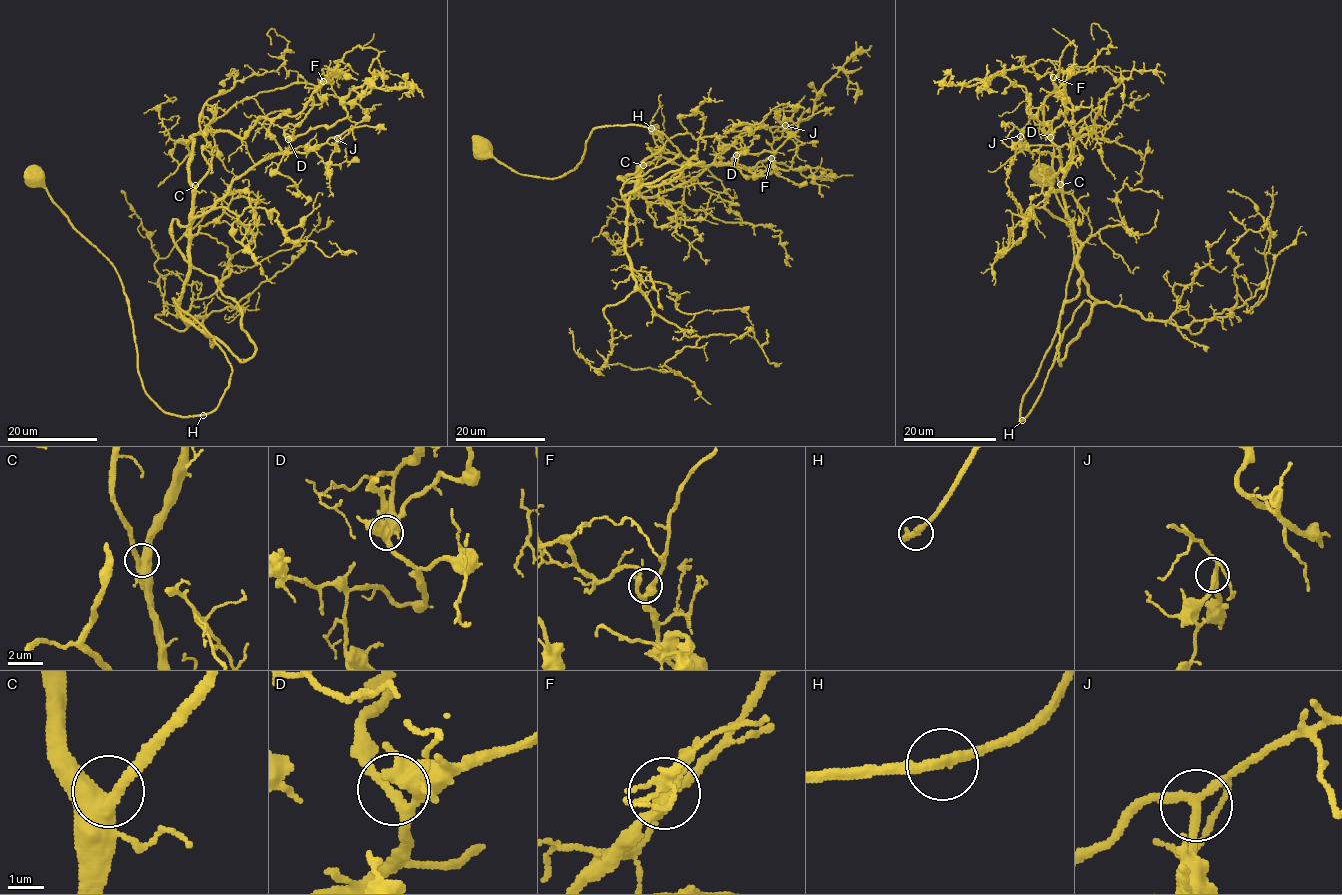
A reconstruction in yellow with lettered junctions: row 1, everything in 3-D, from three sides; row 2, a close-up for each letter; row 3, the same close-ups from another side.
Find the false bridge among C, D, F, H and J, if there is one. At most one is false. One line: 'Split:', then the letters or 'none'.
Split: none

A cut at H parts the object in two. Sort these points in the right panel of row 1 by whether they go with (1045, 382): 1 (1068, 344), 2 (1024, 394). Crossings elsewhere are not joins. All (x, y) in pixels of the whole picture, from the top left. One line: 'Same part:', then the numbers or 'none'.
Same part: 1

